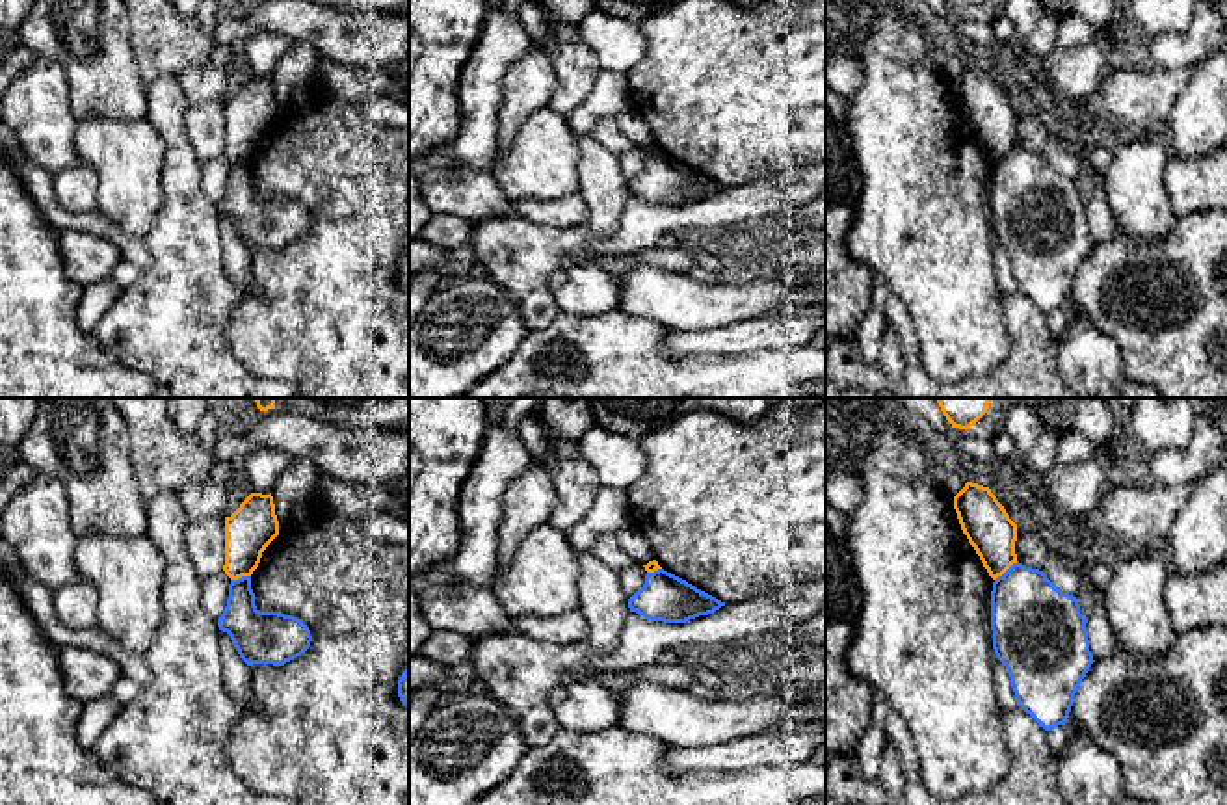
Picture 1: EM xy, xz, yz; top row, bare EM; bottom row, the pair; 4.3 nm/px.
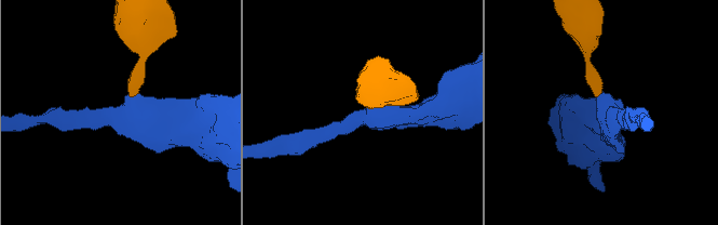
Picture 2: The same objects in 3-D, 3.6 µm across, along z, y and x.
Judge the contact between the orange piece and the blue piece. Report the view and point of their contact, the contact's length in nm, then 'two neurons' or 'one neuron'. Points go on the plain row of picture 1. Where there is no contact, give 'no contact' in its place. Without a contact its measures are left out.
yz (1006, 153) | 130 nm | two neurons

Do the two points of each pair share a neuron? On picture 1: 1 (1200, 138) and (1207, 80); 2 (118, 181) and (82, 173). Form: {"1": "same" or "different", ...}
{"1": "same", "2": "different"}

